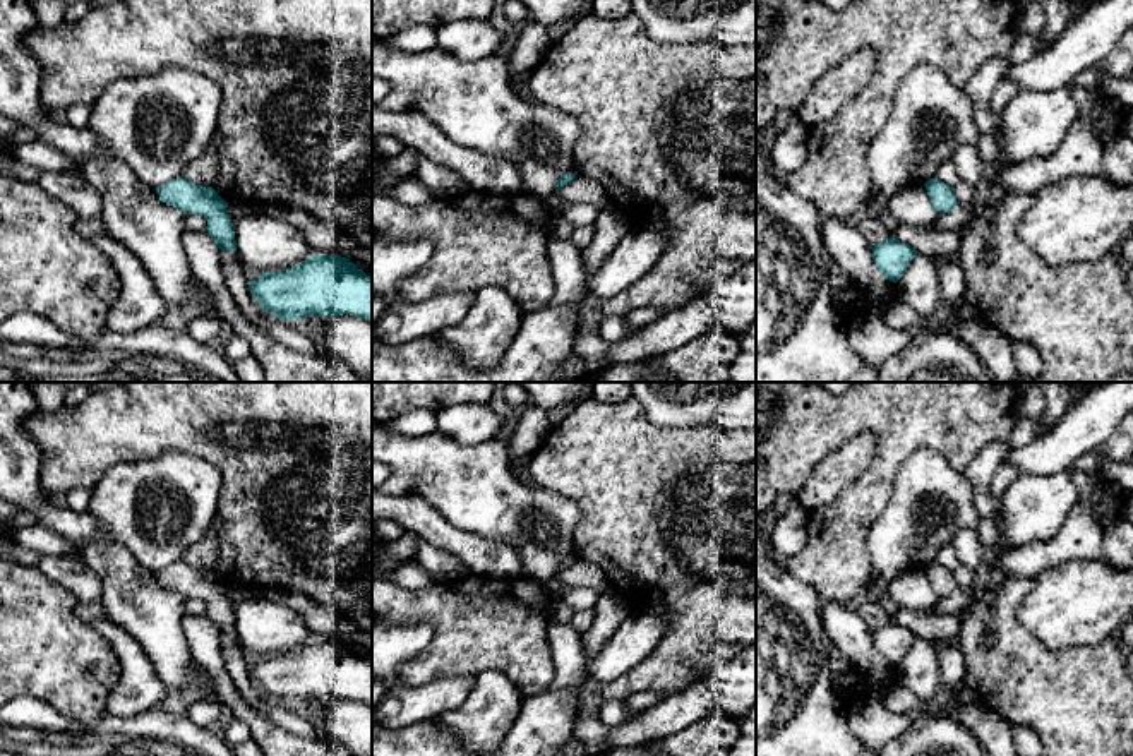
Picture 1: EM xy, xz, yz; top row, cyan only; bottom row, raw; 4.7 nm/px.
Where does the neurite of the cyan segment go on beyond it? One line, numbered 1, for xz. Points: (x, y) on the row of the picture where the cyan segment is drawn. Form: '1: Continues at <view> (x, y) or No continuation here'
1: No continuation here

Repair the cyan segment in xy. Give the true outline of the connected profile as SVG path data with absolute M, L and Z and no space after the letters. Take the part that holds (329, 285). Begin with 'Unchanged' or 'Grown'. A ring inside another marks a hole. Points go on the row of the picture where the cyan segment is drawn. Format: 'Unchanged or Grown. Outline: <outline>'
Unchanged. Outline: M338 254L262 273L249 290L264 312L285 321L343 314L372 321L372 278Z

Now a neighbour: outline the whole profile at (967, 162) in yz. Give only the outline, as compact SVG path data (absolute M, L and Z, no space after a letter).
M962 144L955 149L951 156L955 168L958 171L958 178L974 189L980 183L982 178L982 161L977 153L977 147L968 144Z

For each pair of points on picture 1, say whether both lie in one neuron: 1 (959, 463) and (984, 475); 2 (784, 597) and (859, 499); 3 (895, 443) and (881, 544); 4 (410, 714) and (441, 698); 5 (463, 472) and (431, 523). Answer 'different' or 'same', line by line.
1: different
2: different
3: different
4: same
5: different

